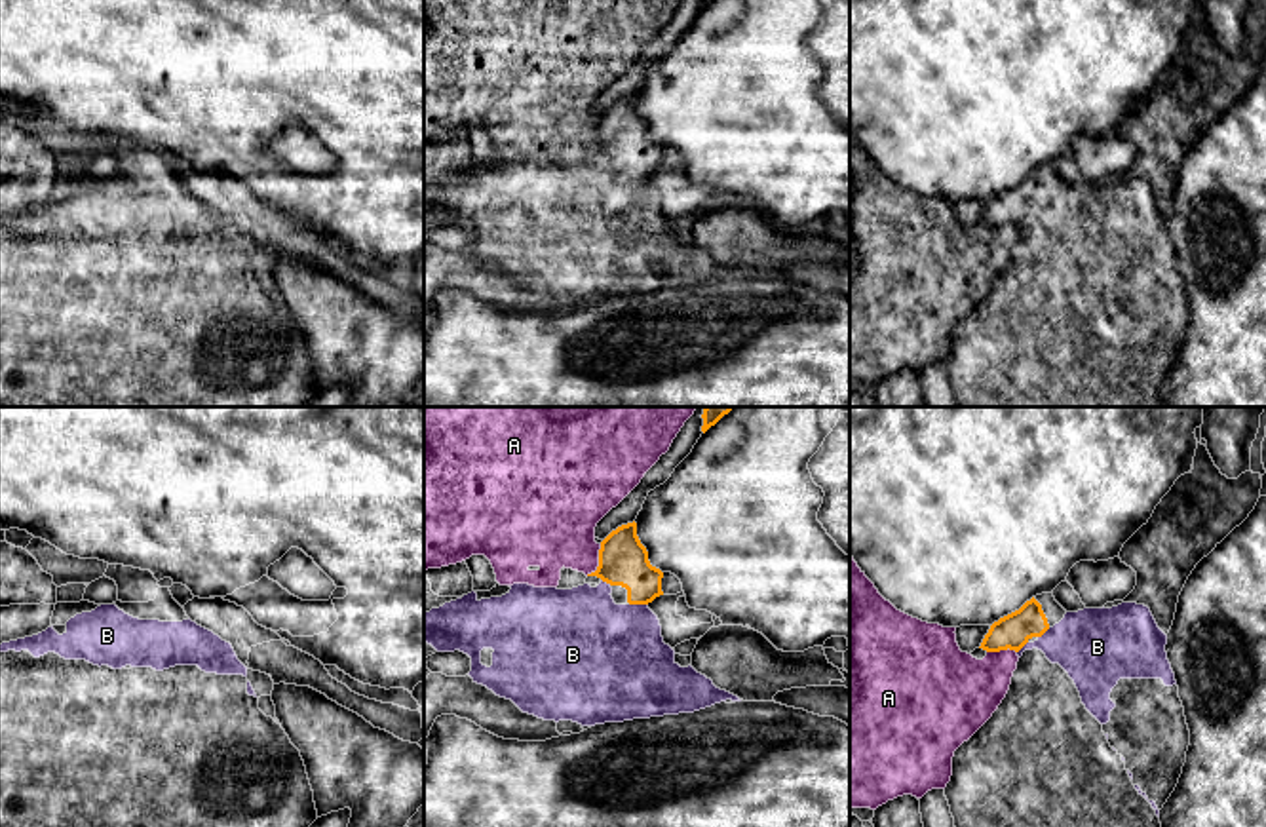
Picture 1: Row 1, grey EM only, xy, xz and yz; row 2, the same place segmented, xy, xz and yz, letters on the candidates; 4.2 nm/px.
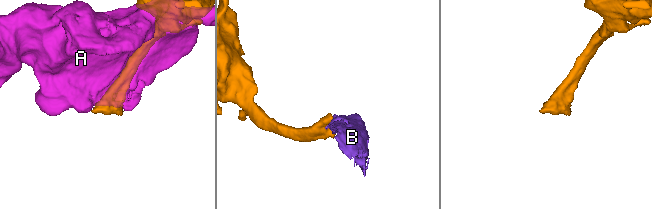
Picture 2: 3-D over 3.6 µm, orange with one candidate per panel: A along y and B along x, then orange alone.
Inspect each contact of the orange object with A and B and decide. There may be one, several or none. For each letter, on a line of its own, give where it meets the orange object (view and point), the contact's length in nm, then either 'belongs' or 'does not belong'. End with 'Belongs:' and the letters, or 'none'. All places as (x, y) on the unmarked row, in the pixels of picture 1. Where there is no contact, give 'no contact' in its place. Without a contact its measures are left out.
A: contact xz (599, 135); length 150 nm; does not belong
B: contact xz (639, 177); length 80 nm; does not belong
Belongs: none

